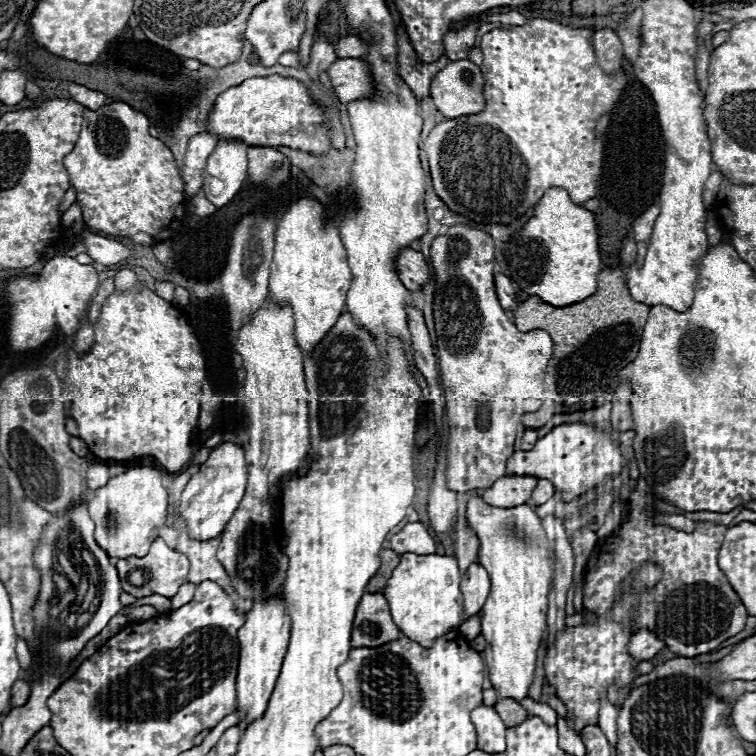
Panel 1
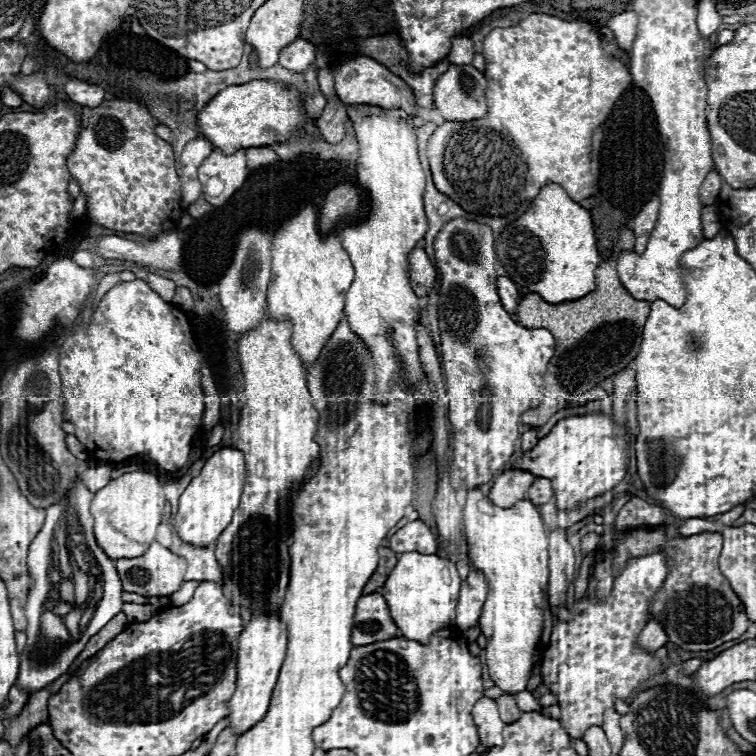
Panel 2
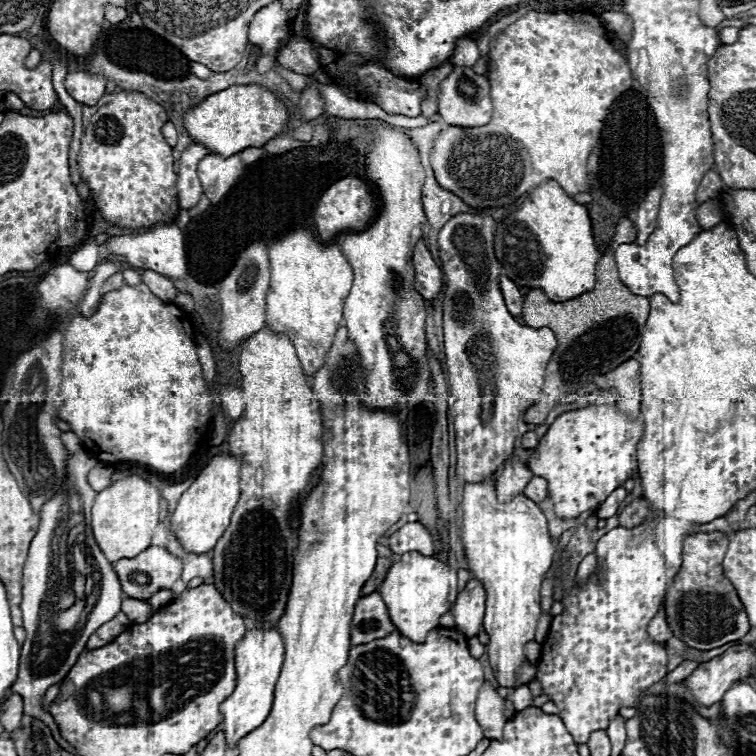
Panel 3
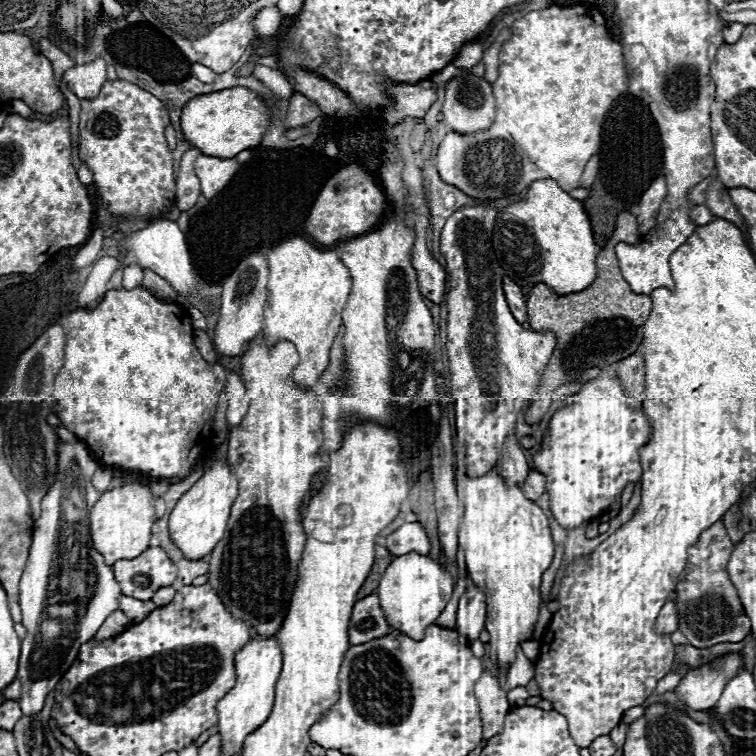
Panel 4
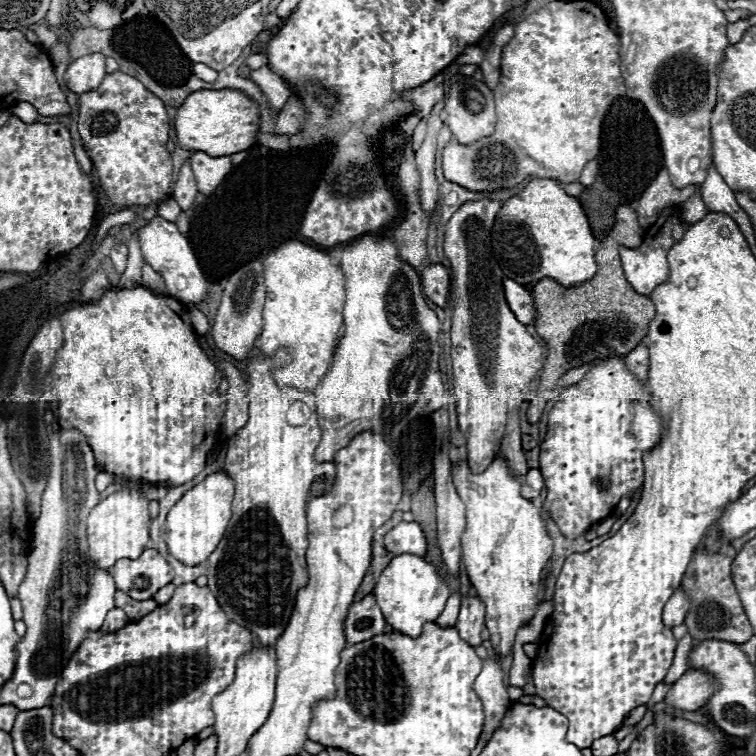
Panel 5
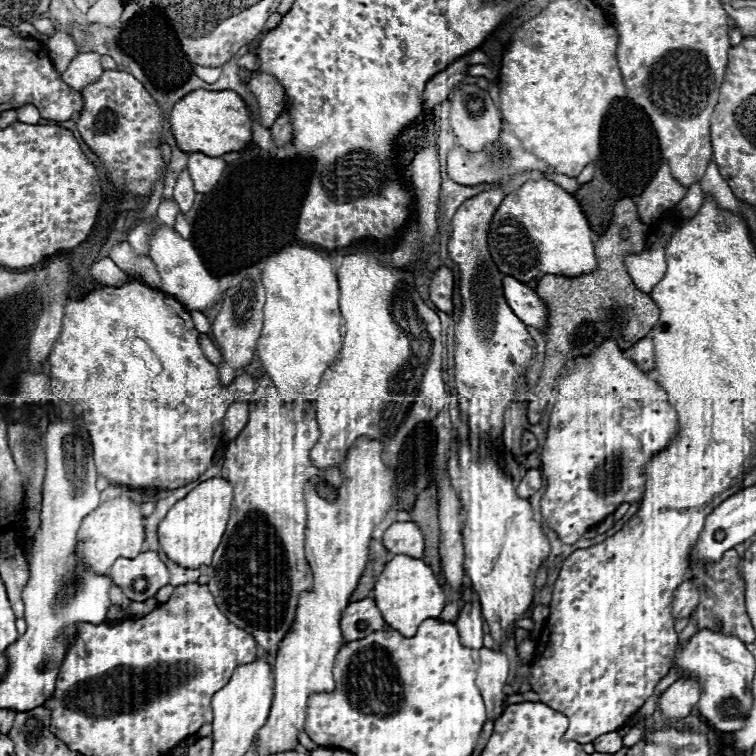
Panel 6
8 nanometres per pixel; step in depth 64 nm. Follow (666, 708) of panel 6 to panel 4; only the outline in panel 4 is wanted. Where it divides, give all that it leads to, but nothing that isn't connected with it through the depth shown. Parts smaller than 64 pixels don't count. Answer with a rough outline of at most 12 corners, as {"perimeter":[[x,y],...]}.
{"perimeter":[[744,656],[688,670],[676,686],[690,710],[708,710]]}

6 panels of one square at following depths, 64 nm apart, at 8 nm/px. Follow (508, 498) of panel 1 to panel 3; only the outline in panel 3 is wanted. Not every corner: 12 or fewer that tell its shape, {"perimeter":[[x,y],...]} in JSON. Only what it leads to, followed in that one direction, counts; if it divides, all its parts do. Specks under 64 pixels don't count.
{"perimeter":[[512,454],[496,478],[498,498],[522,494],[532,472]]}

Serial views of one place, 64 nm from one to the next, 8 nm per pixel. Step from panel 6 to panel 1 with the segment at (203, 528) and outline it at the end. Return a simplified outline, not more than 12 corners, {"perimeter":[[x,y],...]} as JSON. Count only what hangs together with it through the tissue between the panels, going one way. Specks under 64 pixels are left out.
{"perimeter":[[242,448],[210,452],[180,498],[190,538],[222,534],[244,496]]}

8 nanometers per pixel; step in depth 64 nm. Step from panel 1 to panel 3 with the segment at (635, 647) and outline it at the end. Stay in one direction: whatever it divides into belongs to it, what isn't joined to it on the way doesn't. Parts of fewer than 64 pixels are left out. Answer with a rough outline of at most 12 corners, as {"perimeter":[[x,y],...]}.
{"perimeter":[[660,610],[648,624],[648,636],[666,642],[672,630],[666,610]]}

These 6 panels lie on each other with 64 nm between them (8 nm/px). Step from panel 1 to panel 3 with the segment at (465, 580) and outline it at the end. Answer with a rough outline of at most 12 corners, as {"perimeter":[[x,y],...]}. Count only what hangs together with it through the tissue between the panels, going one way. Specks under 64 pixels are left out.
{"perimeter":[[470,580],[454,604],[456,628],[466,638],[480,632],[486,592]]}

